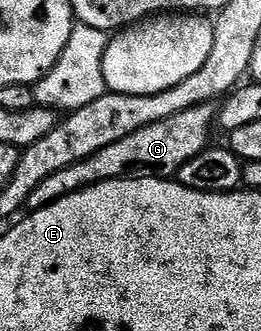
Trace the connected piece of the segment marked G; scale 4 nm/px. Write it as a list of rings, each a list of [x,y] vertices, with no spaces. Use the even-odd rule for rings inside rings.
[[[213,103],[196,105],[167,119],[159,119],[159,123],[147,123],[147,127],[131,131],[131,135],[103,147],[103,151],[95,151],[95,155],[87,155],[87,159],[79,159],[79,163],[71,163],[71,167],[55,171],[55,175],[47,175],[47,179],[43,179],[43,183],[39,183],[35,191],[31,191],[28,208],[42,209],[67,195],[104,181],[124,181],[126,177],[176,178],[179,167],[183,167],[187,159],[195,159],[195,155],[210,148],[209,132],[215,129],[218,112],[218,106]]]

